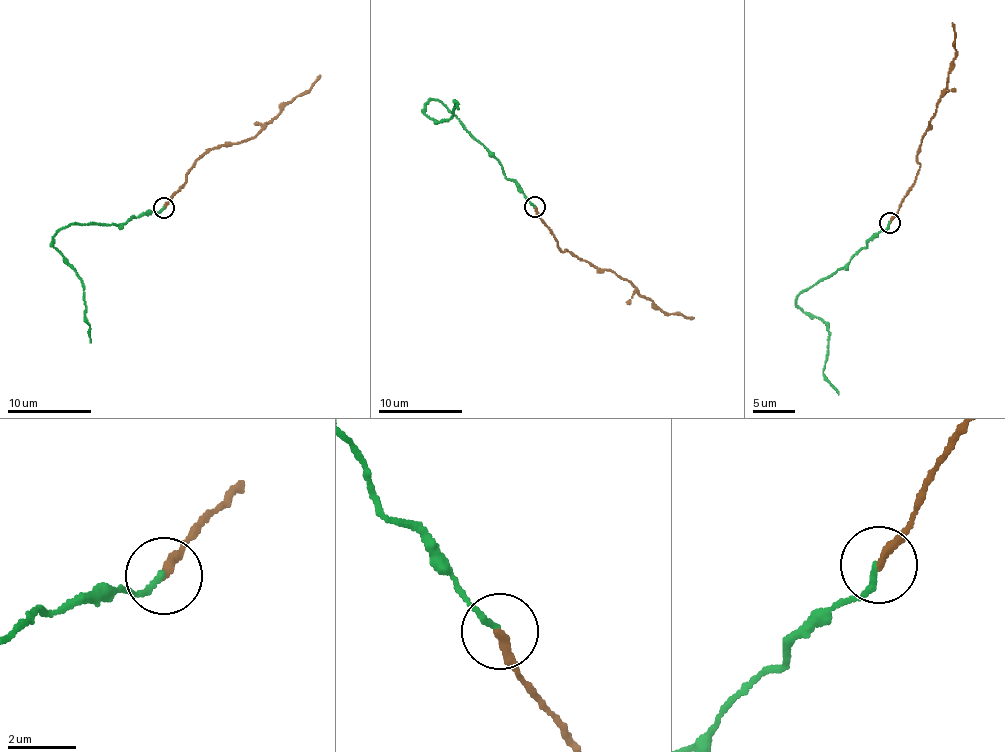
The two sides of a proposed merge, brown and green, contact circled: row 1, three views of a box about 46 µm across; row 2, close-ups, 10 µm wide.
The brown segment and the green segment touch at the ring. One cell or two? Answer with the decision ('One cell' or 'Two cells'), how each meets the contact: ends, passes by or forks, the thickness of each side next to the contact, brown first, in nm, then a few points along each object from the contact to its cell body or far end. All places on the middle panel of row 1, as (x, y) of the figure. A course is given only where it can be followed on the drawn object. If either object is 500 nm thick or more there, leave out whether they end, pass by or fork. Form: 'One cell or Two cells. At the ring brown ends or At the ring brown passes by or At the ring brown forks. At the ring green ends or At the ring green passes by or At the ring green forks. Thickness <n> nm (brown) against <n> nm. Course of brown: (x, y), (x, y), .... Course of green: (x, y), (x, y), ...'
One cell. At the ring brown ends. At the ring green ends. Thickness 280 nm (brown) against 160 nm. Course of brown: (535, 207), (535, 213), (560, 250), (581, 258), (594, 268), (611, 269), (665, 312), (693, 318). Course of green: (535, 205), (439, 101), (431, 100), (424, 113), (436, 121), (452, 115), (453, 99), (459, 108)

